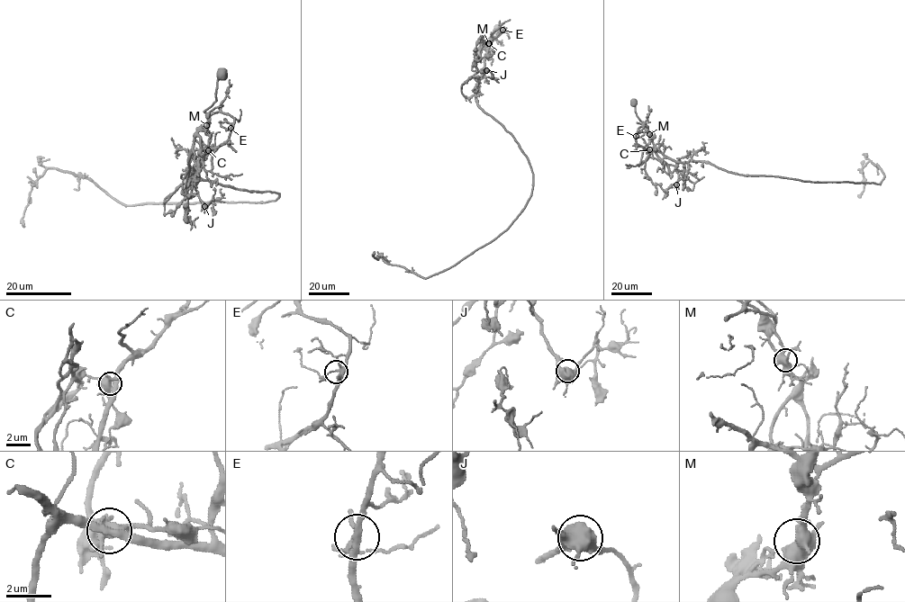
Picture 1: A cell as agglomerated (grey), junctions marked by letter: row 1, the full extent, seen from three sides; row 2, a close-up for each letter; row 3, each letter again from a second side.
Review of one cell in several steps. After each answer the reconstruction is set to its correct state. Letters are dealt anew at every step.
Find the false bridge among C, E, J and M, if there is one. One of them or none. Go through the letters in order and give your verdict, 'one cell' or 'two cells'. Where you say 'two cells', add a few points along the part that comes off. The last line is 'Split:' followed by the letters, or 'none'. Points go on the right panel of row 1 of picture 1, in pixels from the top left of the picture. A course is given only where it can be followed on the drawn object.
C: two cells; course (649, 149), (647, 158), (654, 151), (672, 173), (682, 170), (693, 184), (692, 190), (685, 186), (684, 166)
E: one cell
J: one cell
M: one cell
Split: C

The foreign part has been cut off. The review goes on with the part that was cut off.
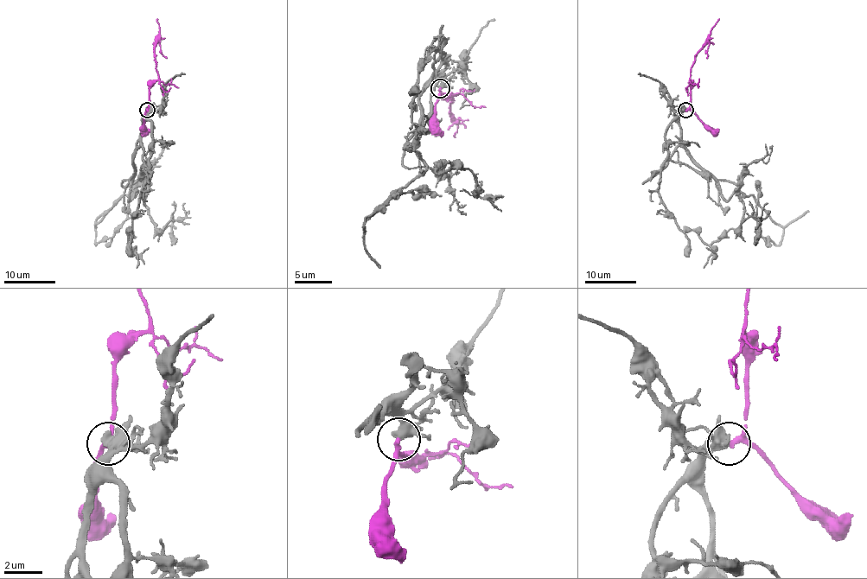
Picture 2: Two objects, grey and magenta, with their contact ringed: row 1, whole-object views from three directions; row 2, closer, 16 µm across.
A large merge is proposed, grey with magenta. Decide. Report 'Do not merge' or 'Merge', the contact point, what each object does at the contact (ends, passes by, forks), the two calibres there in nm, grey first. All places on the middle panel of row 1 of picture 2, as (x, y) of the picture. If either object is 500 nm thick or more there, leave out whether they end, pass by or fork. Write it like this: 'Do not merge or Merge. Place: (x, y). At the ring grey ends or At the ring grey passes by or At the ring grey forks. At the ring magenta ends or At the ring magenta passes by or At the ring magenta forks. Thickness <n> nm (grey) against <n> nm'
Merge. Place: (440, 88). At the ring grey forks. At the ring magenta passes by. Thickness 360 nm (grey) against 220 nm

